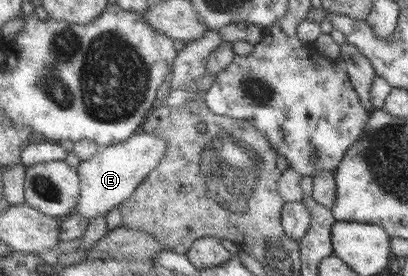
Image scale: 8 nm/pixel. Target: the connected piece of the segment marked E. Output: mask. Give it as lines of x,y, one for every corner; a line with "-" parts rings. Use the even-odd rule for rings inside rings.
142,130
125,142
102,146
93,159
82,160
77,167
82,179
82,193
76,211
90,221
120,208
136,193
148,174
158,168
167,154
168,141
164,137

